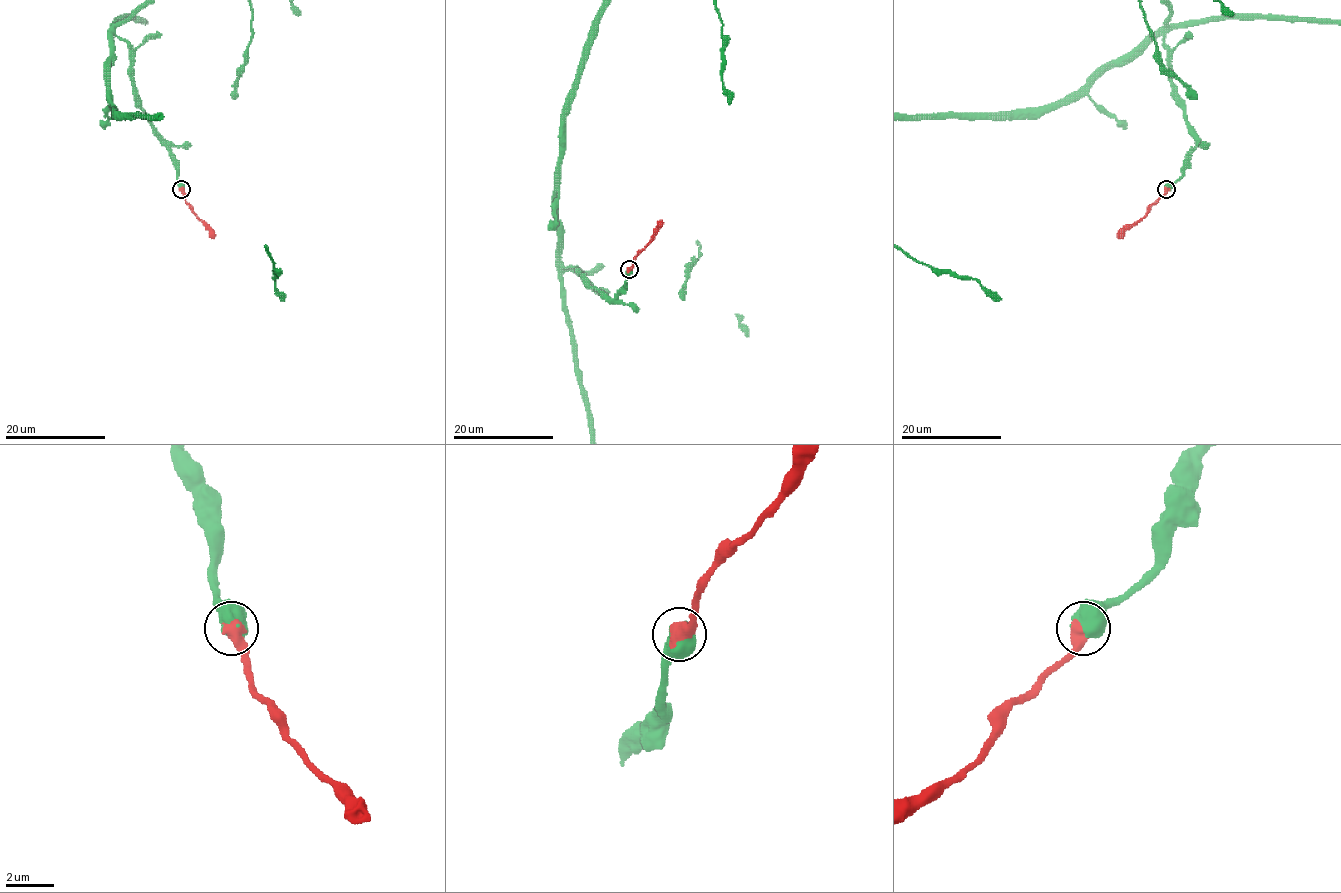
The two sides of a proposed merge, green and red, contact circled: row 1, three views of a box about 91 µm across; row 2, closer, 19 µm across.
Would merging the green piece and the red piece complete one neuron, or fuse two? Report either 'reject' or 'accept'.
accept

